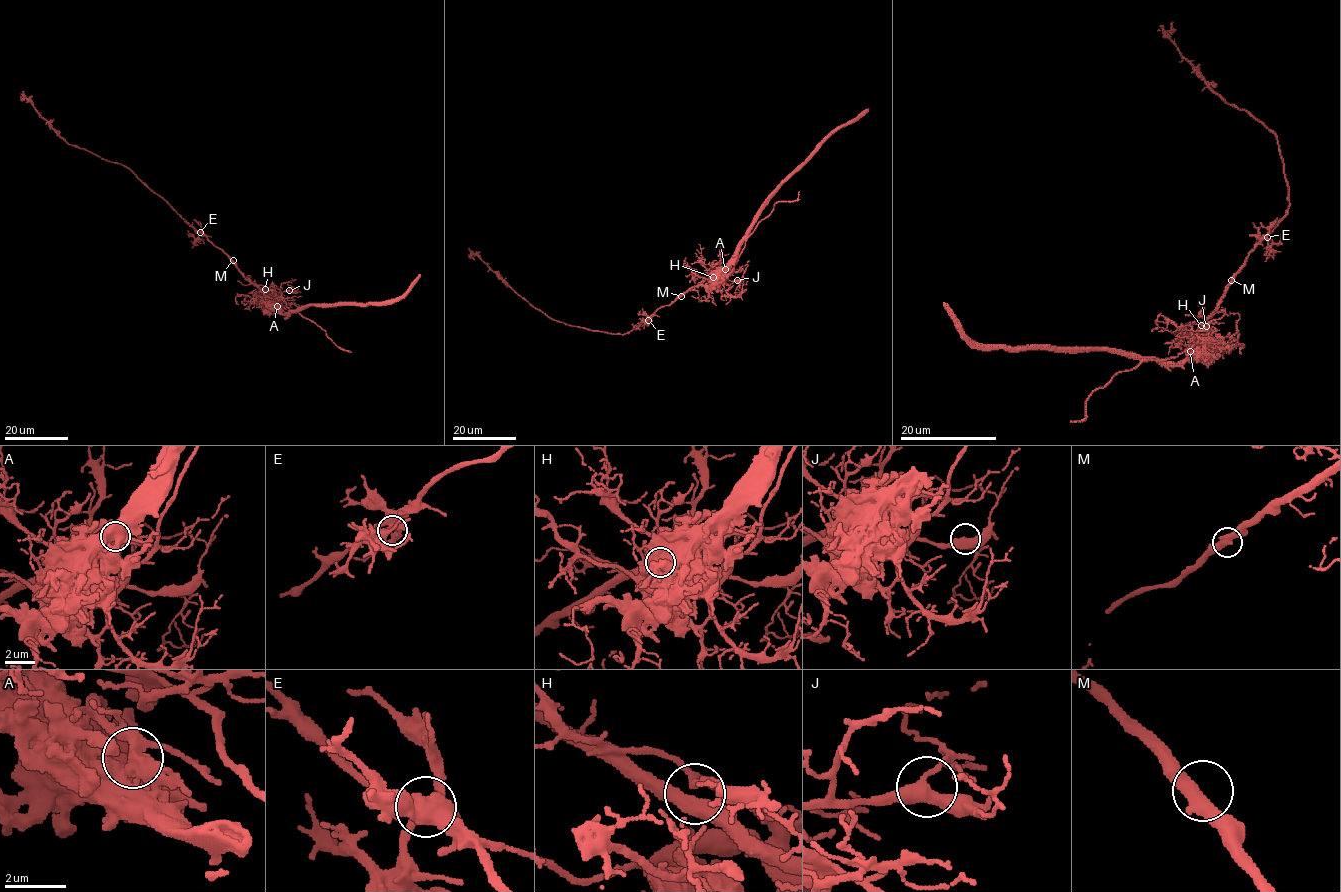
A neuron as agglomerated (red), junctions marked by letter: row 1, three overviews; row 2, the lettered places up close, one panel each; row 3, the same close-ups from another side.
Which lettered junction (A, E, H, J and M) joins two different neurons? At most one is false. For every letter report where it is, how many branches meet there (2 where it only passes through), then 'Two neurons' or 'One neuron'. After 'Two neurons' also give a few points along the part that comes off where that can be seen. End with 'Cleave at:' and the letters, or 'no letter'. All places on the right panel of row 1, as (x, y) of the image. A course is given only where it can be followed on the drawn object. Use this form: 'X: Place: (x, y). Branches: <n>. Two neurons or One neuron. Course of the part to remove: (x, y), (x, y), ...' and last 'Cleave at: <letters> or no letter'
A: Place: (1190, 351). Branches: 3. Two neurons. Course of the part to remove: (1190, 352), (1289, 191), (1276, 134), (1218, 96), (1167, 35), (1173, 22)
E: Place: (1267, 237). Branches: 5. One neuron
H: Place: (1201, 325). Branches: 2. One neuron
J: Place: (1206, 326). Branches: 3. One neuron
M: Place: (1231, 280). Branches: 2. One neuron
Cleave at: A

